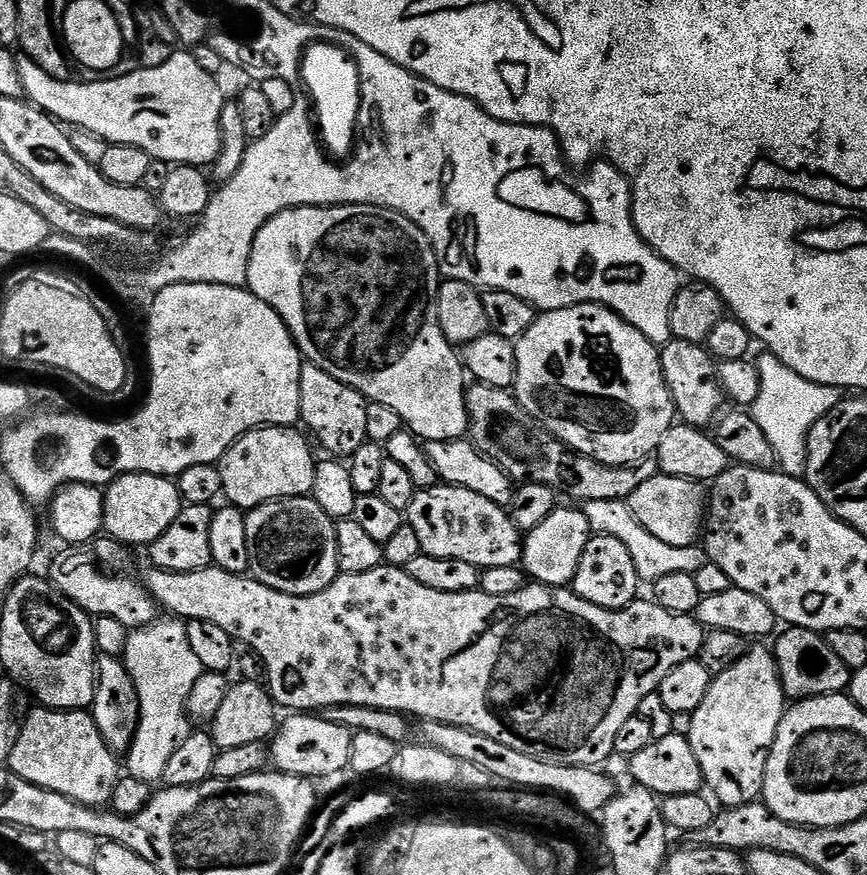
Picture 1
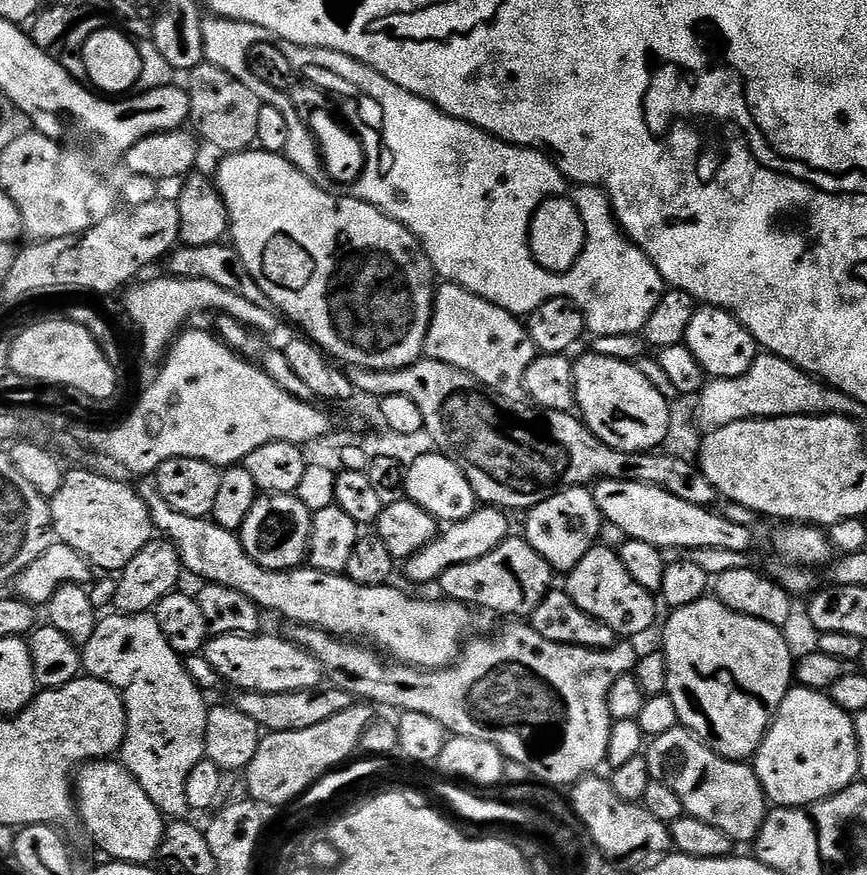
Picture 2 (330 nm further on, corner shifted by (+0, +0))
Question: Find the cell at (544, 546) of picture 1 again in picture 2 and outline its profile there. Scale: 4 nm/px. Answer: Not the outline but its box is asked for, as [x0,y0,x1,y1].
[523,487,602,573]

